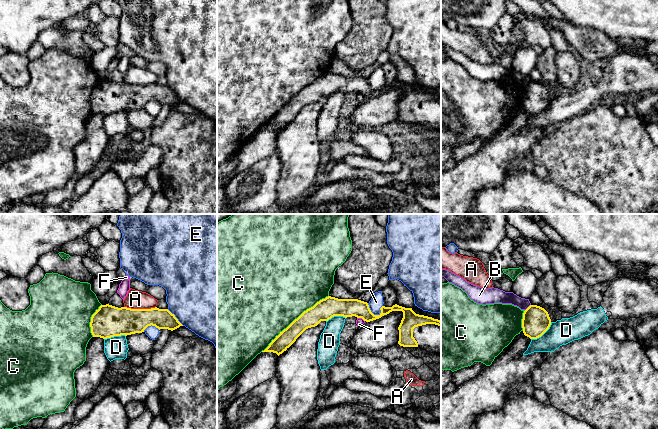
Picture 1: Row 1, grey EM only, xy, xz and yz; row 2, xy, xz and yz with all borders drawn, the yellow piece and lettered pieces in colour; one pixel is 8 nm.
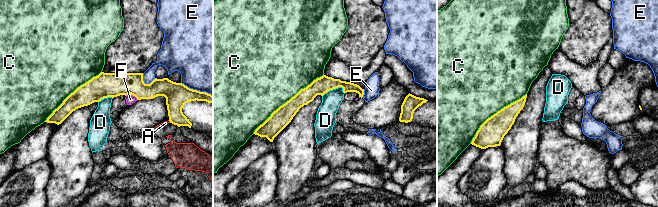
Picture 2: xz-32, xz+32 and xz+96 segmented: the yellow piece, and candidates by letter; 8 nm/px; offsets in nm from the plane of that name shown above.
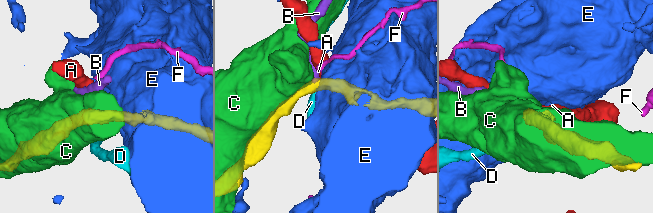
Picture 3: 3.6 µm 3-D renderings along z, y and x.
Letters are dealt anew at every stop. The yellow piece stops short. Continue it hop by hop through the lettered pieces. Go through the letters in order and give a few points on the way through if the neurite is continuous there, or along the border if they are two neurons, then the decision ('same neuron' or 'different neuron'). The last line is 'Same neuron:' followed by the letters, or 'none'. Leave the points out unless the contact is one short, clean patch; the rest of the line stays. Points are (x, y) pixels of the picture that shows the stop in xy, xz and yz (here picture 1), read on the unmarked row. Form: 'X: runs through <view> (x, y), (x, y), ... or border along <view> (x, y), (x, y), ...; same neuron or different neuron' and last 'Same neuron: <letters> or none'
A: different neuron
B: border along yz (530, 80), (525, 86); different neuron
C: different neuron
D: border along yz (551, 98), (550, 102), (540, 112), (531, 115); different neuron
E: different neuron
F: border along xz (357, 93), (364, 97); different neuron
Same neuron: none

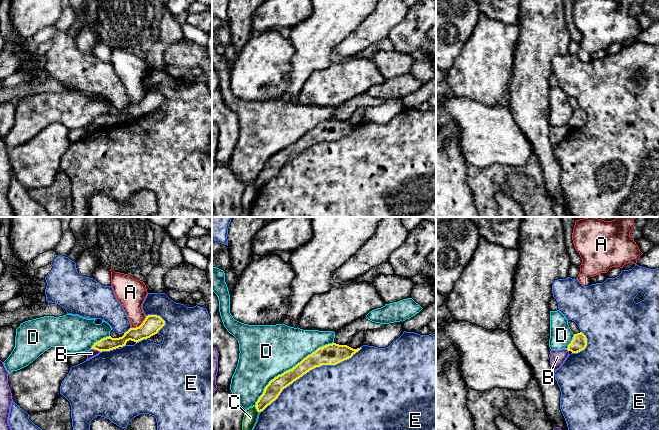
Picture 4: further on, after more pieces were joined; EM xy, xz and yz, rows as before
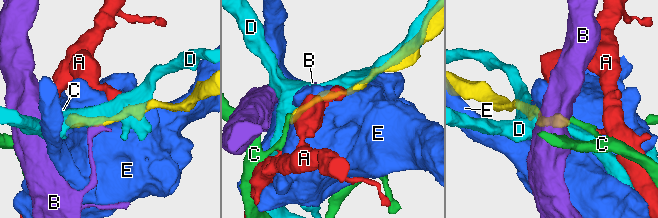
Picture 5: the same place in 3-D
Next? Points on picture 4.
A: border along xy (146, 92), (138, 102), (131, 104); different neuron
B: border along xy (91, 124), (100, 127); different neuron
C: border along xz (254, 182), (258, 188); different neuron
D: different neuron
E: different neuron
Same neuron: none

